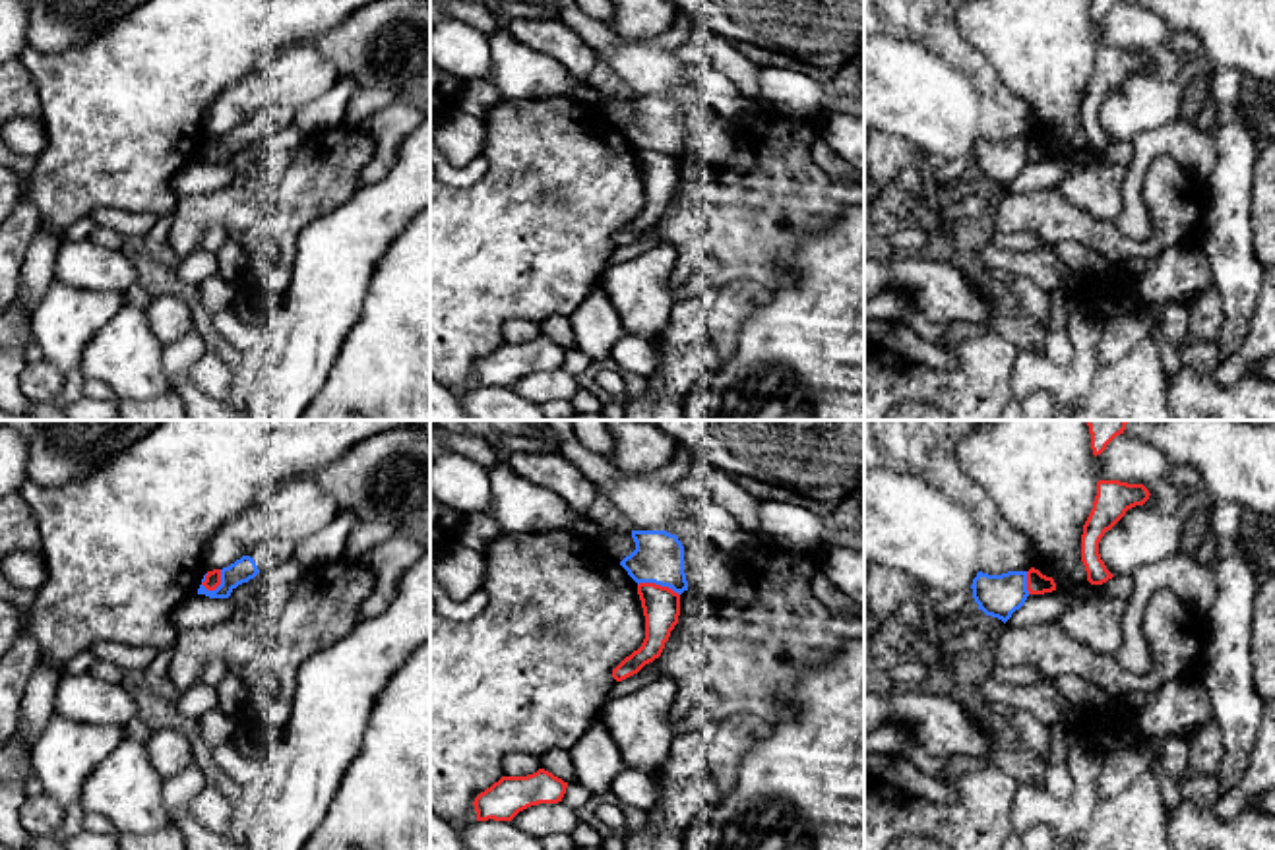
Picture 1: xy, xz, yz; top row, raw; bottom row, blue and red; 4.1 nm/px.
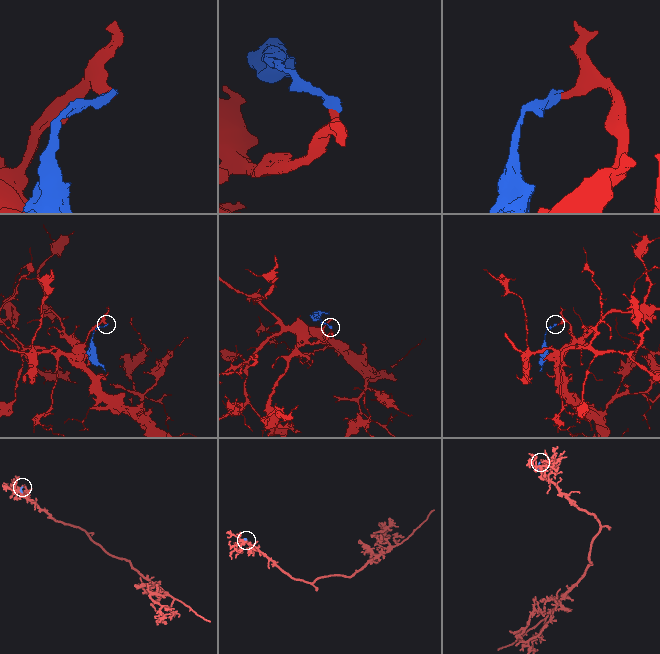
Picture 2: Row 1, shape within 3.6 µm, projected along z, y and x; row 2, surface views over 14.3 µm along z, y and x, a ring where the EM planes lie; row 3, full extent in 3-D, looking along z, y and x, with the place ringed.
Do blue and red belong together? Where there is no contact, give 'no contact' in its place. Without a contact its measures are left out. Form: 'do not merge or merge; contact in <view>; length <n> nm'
do not merge; contact in xy; length 110 nm

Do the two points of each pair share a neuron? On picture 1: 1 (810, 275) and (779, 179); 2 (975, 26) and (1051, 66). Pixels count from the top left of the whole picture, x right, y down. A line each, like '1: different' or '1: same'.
1: different
2: same

